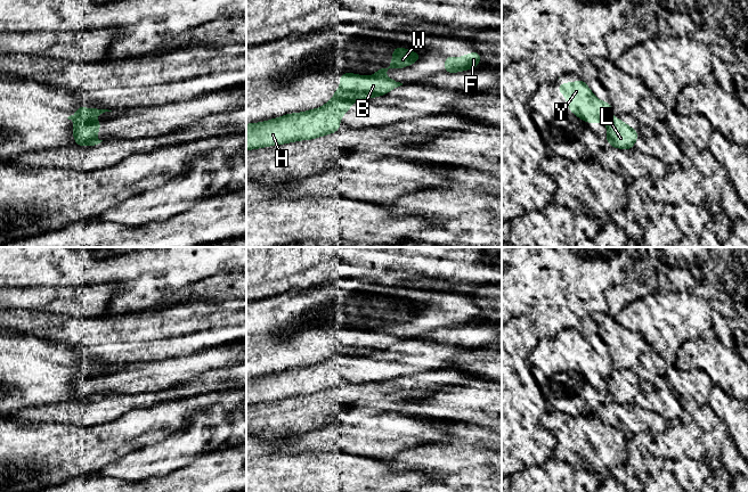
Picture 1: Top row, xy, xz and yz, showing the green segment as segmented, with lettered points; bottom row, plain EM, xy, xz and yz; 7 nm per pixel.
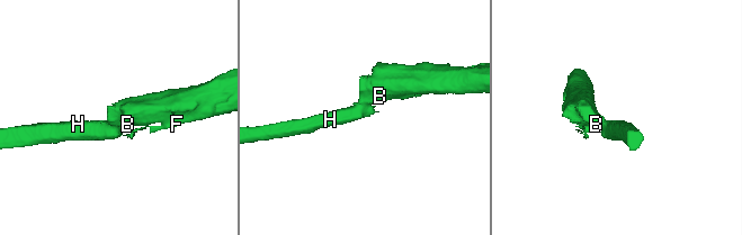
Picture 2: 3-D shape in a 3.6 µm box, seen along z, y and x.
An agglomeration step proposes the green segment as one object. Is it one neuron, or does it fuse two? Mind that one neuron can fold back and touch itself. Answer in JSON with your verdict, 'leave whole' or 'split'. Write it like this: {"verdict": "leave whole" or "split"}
{"verdict": "split"}

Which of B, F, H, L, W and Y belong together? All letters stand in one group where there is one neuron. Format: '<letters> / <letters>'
B F W Y / H L

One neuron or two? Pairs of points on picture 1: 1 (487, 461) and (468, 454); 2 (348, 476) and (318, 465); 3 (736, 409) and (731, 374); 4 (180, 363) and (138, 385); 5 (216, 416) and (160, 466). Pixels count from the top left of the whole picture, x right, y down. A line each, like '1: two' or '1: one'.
1: one
2: one
3: two
4: one
5: one

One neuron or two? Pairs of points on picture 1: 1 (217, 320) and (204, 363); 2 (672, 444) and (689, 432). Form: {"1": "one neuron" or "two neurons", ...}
{"1": "two neurons", "2": "one neuron"}

